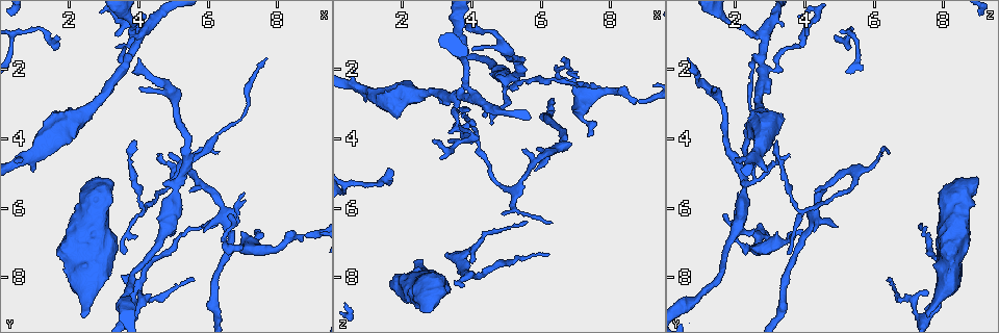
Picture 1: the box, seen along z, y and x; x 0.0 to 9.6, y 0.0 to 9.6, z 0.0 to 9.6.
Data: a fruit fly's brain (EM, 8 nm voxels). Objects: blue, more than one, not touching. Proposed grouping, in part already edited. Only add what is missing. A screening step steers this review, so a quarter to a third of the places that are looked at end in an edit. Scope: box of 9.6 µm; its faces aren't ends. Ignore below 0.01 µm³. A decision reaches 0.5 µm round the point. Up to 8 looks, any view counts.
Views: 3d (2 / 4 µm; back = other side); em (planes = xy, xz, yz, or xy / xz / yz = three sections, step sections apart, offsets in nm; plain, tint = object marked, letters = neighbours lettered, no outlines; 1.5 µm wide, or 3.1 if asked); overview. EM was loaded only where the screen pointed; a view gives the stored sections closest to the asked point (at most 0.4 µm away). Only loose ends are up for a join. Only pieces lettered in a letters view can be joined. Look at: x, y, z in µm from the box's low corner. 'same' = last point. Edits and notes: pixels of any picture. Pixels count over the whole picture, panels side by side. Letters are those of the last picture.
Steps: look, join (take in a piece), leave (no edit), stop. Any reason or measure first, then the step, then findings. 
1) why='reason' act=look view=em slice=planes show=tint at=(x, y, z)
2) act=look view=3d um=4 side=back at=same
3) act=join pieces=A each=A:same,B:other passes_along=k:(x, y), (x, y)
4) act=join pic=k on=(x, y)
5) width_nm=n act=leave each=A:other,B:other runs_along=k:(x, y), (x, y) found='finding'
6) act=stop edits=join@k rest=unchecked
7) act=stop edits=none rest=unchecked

why='free end' act=look view=em slice=planes show=letters at=(6.30, 4.45, 6.40)

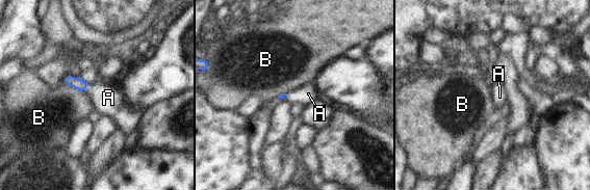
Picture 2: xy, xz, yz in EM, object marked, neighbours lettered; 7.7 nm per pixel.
act=join pieces=A each=A:same,B:other found='it goes on there'

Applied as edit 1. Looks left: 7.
why='free end' act=look view=em slice=planes show=tint at=(0.95, 5.00, 2.85)

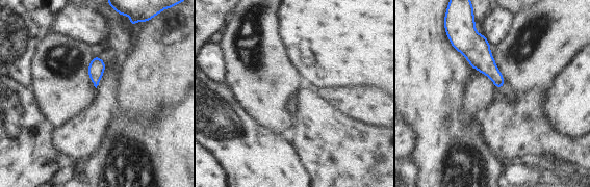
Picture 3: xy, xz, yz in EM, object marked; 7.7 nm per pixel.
act=look view=em slice=planes show=letters at=same

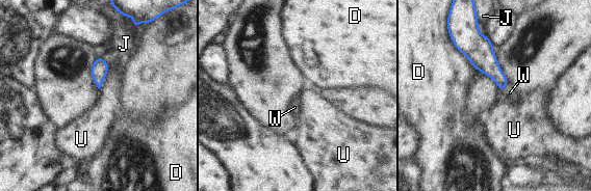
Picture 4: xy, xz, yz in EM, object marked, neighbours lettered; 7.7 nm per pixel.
longest_contact=D:340nm act=join pieces=W each=D:other,J:other,U:other,W:same passes_along=4:(485, 61), (506, 86), (510, 92) found='the neuron continues'

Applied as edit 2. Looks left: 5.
why='see it whole again' act=look view=overview

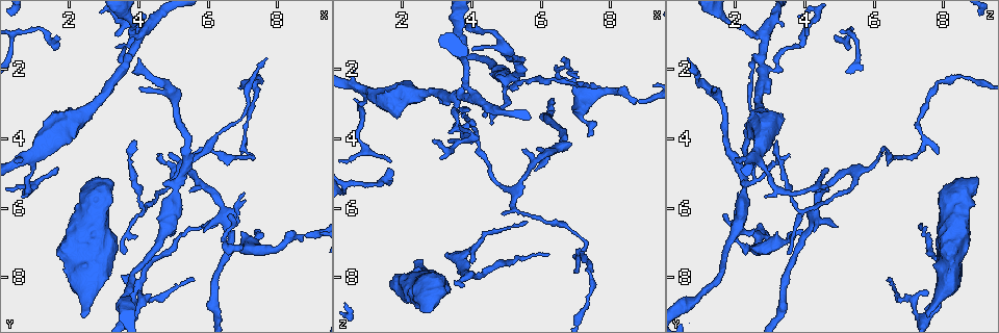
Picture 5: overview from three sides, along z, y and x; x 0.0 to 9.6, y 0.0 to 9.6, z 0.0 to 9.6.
why='an open end' act=look view=3d um=4 at=(7.10, 5.55, 2.10)

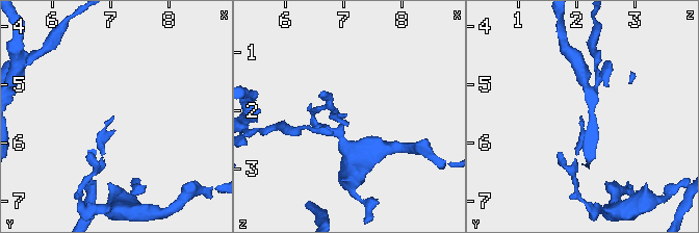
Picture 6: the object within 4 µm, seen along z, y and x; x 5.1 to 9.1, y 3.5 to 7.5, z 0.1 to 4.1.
why='shape alone is not enough' act=look view=em slice=xz step=8 show=tint at=(7.05, 5.55, 2.10)

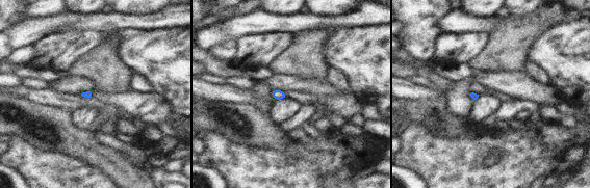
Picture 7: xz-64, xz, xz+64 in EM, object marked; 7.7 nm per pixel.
why='cut it another way' act=look view=em slice=planes show=letters at=same

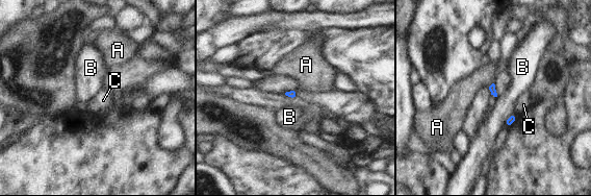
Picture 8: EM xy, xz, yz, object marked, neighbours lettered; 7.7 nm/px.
act=leave each=A:other,B:other,C:other border=8:(492, 82), (489, 87) found='no lettered piece goes on from it'

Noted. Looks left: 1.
act=stop edits=join@2,join@4 rest=unchecked

